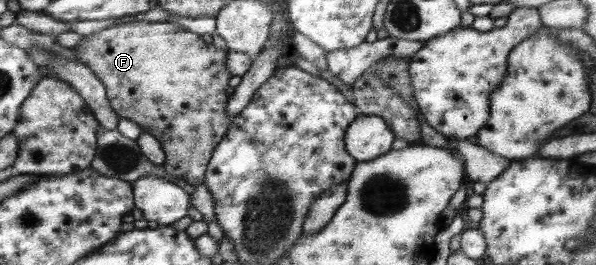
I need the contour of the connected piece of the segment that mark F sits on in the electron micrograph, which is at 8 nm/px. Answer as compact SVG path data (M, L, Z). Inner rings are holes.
M133 21L85 35L68 53L74 53L76 60L101 81L109 107L117 116L137 124L143 133L159 142L165 156L162 167L166 174L195 188L204 184L209 160L231 127L225 94L227 80L231 77L227 51L207 45L199 35L175 23Z

